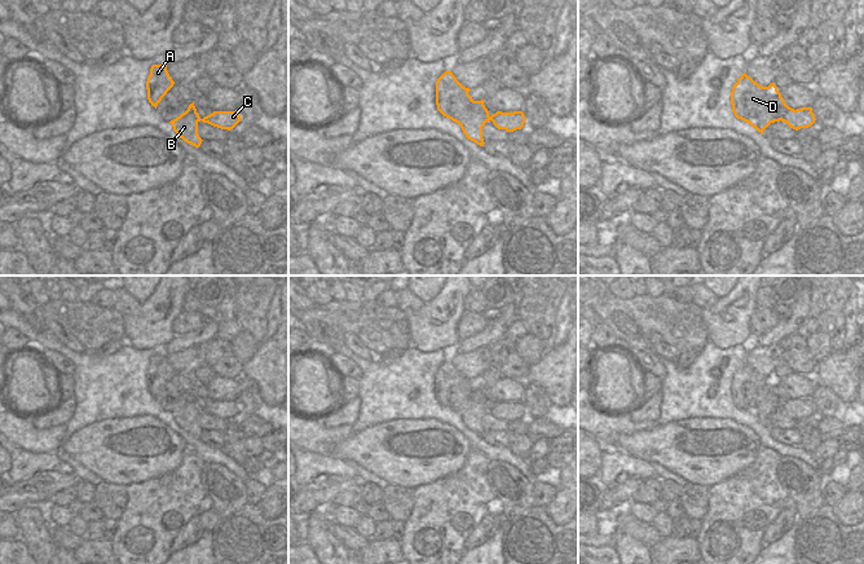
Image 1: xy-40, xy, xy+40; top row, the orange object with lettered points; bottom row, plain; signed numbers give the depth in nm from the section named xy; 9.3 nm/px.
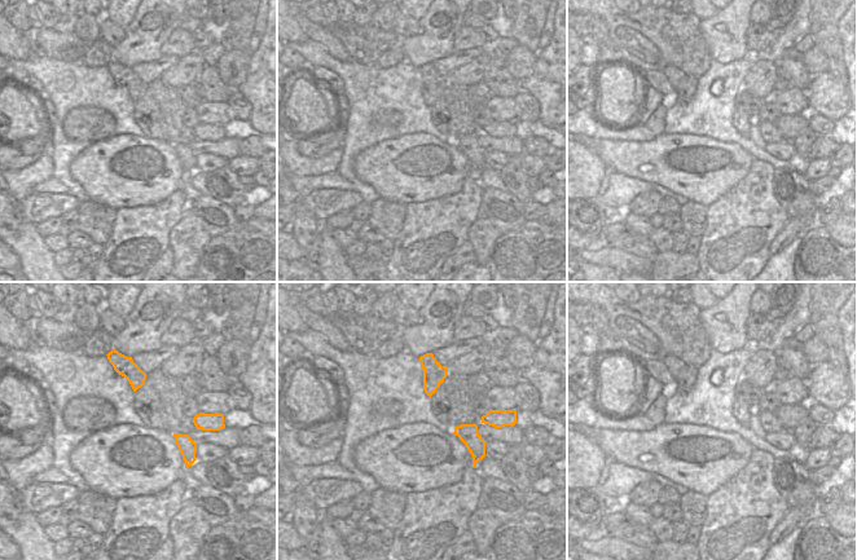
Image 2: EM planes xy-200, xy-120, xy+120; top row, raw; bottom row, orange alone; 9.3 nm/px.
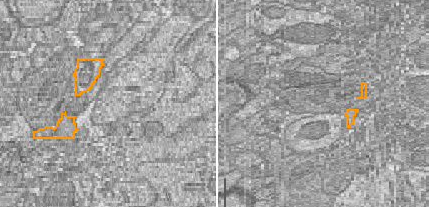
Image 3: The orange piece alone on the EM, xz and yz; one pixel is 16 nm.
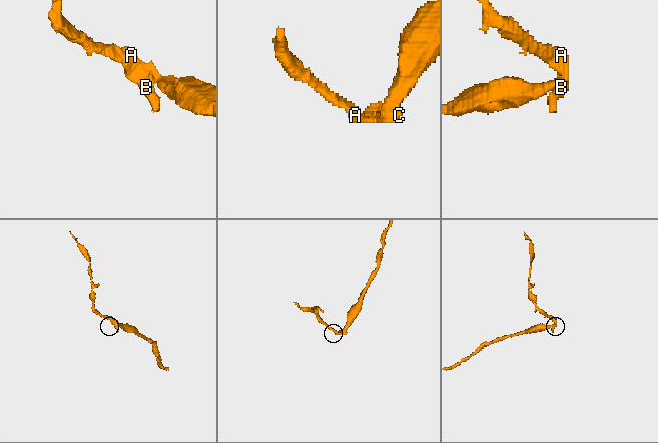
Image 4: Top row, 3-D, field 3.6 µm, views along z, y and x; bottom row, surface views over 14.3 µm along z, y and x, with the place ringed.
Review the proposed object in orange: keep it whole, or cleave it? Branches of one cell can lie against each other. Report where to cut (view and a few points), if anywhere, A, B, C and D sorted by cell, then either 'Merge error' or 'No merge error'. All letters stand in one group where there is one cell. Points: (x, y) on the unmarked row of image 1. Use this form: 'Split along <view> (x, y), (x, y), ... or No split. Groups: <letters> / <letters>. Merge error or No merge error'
Split along xy+40 (794, 400), (788, 400), (779, 409). Groups: A B D / C. Merge error.

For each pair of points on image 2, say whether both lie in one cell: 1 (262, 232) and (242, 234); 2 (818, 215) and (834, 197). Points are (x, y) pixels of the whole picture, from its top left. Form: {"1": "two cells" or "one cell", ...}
{"1": "one cell", "2": "one cell"}

